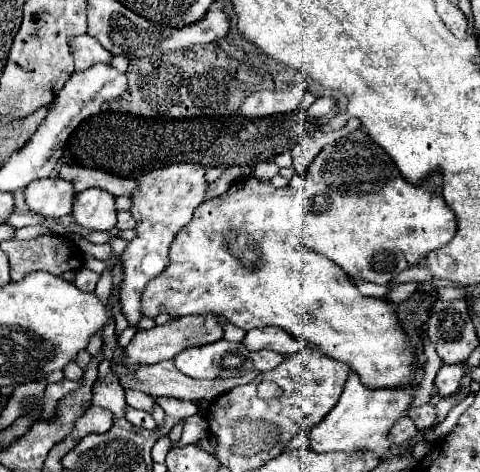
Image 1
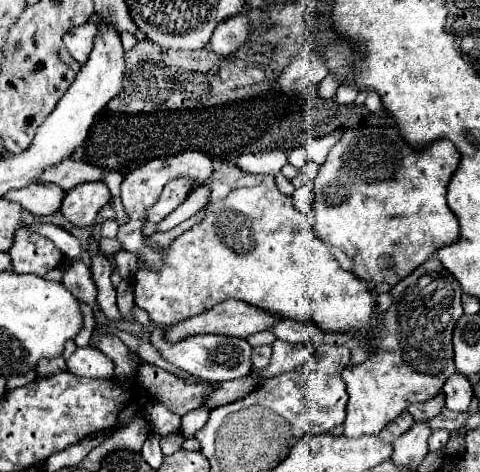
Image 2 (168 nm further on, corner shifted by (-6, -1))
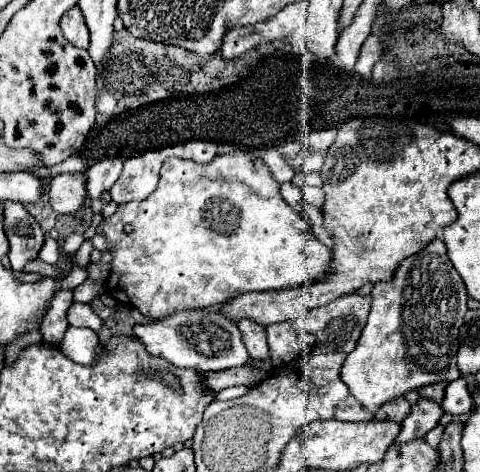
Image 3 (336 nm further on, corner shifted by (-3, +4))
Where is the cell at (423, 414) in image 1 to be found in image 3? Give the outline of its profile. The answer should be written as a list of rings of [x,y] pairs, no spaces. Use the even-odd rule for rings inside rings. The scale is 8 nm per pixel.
[[[437,383],[437,385],[427,385],[425,389],[415,389],[413,393],[407,393],[405,399],[415,405],[419,399],[431,399],[435,403],[441,403],[443,401],[443,395],[445,395],[445,385],[447,383]]]

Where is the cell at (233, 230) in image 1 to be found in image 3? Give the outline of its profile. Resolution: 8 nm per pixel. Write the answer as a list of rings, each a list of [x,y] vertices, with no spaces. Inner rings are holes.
[[[231,151],[231,153],[217,155],[211,163],[205,163],[205,165],[199,165],[195,161],[189,161],[189,159],[169,159],[169,161],[165,161],[163,167],[161,167],[161,179],[159,179],[157,189],[143,201],[131,201],[131,203],[121,205],[115,215],[101,221],[99,231],[109,239],[111,249],[113,249],[113,269],[111,269],[109,279],[107,279],[107,293],[113,299],[117,299],[119,303],[129,303],[129,305],[137,307],[143,315],[149,315],[153,319],[163,319],[163,317],[169,317],[177,311],[205,309],[205,307],[211,307],[211,305],[221,305],[227,299],[241,295],[241,293],[247,293],[247,291],[279,291],[279,289],[299,287],[309,279],[321,281],[331,271],[331,261],[333,261],[331,249],[327,249],[313,235],[307,219],[285,203],[285,199],[279,193],[279,183],[271,177],[267,167],[259,159],[253,159],[253,167],[251,167],[251,153],[245,153],[245,151]],[[127,223],[133,225],[133,233],[129,233],[129,235],[123,231],[123,227]]]

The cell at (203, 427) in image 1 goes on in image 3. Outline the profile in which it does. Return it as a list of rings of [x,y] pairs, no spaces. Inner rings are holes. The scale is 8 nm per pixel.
[[[243,385],[229,387],[217,393],[215,400],[227,401],[227,400],[236,399],[245,395],[245,393],[247,393],[248,390],[249,387]]]

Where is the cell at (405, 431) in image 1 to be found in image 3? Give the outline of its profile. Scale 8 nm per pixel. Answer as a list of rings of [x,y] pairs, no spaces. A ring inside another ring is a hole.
[[[405,397],[393,399],[393,401],[389,401],[389,405],[383,405],[383,407],[375,413],[375,419],[377,419],[377,421],[401,423],[401,421],[407,417],[409,409],[411,409],[411,405],[405,401]]]

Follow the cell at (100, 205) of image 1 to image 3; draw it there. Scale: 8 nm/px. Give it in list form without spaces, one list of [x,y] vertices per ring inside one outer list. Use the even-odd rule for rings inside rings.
[[[61,173],[49,185],[49,203],[57,213],[77,213],[87,197],[87,177],[83,173]]]

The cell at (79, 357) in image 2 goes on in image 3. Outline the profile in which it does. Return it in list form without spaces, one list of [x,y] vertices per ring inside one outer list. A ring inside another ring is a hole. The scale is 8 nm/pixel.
[[[69,327],[59,349],[71,361],[77,361],[79,365],[89,367],[97,361],[99,353],[101,353],[101,343],[99,343],[99,337],[93,335],[91,329]]]

